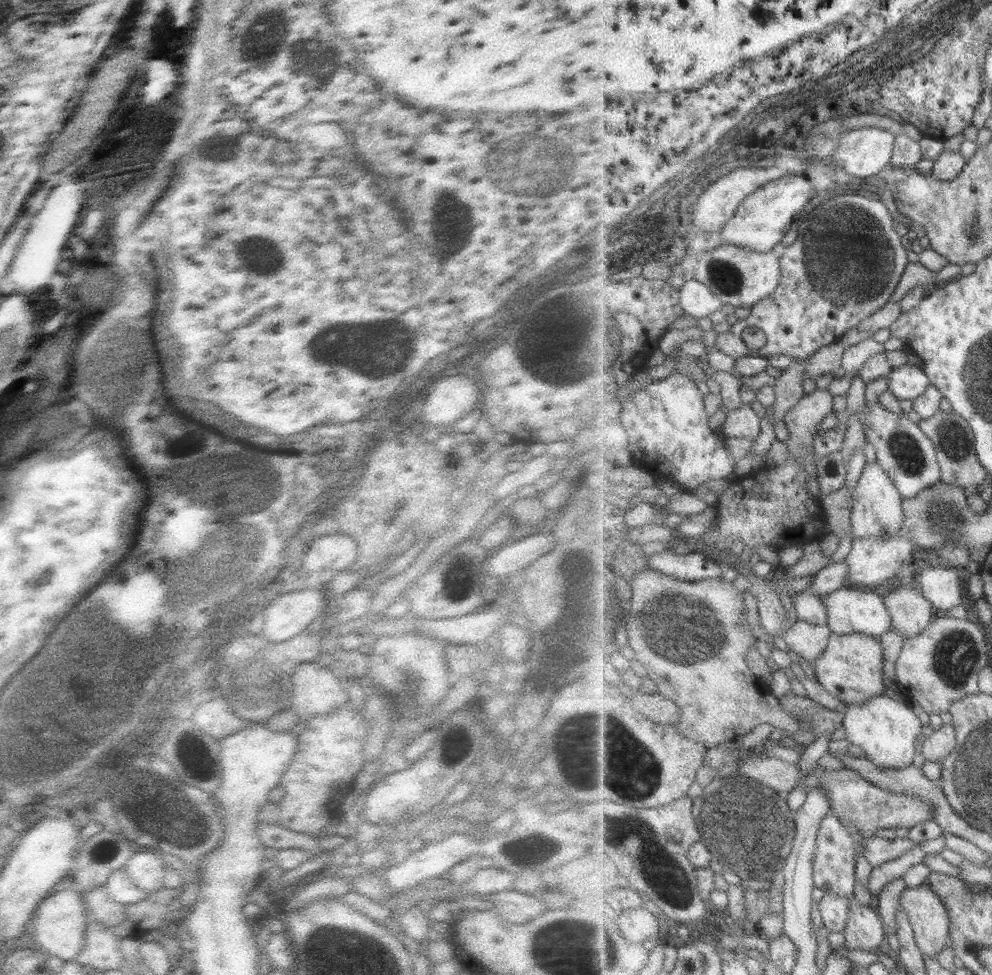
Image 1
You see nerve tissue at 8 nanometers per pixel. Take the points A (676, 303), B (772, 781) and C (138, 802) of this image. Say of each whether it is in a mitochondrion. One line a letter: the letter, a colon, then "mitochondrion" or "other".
A: other
B: mitochondrion
C: mitochondrion

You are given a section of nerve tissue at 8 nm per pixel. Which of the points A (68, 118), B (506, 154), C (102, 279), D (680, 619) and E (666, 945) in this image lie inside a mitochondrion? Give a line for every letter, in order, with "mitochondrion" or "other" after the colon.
A: other
B: other
C: mitochondrion
D: mitochondrion
E: other

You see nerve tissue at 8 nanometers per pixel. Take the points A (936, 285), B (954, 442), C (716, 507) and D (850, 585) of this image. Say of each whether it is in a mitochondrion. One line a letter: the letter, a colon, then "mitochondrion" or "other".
A: other
B: mitochondrion
C: other
D: other

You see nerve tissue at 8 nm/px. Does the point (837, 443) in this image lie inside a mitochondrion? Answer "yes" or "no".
no

